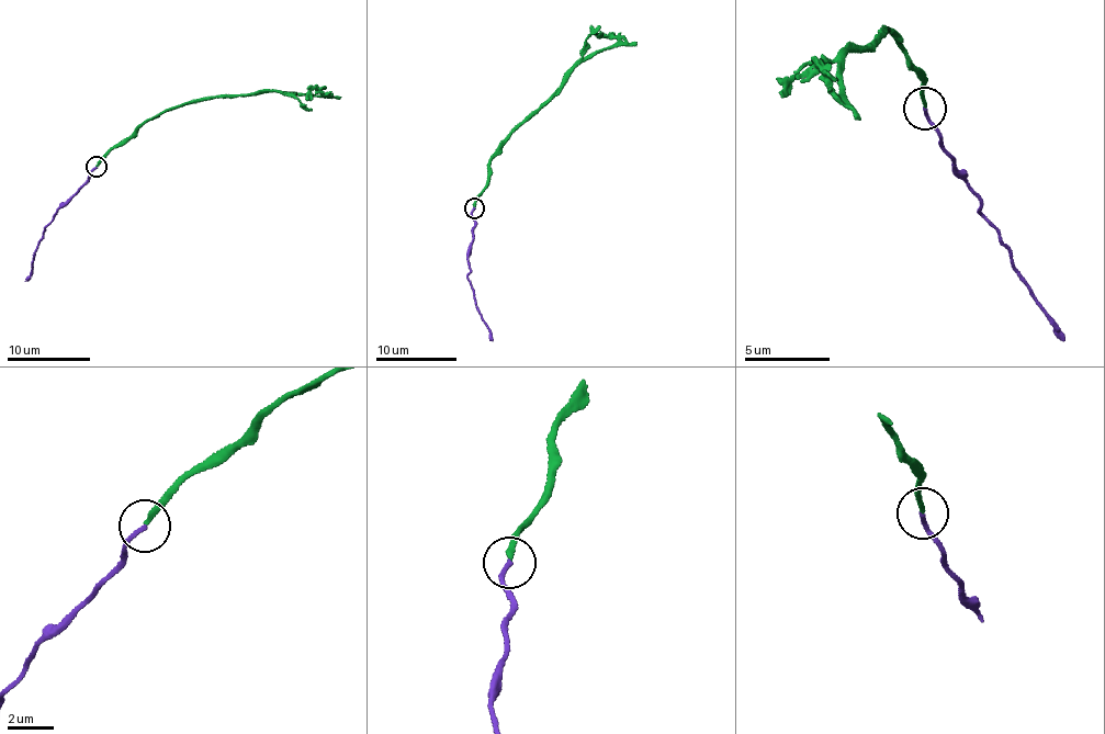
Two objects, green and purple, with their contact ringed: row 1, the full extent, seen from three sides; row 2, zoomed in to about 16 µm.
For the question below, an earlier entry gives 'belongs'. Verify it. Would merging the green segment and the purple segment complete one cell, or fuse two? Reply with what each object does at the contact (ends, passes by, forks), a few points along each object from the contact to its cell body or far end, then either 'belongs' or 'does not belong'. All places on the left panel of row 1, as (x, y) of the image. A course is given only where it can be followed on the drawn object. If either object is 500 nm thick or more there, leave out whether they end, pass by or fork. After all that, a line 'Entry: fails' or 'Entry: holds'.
green ends | purple ends | green via (96, 168), (113, 145), (148, 121), (191, 102), (272, 91), (322, 97), (314, 90), (307, 100) | purple via (96, 168), (86, 184), (46, 226), (35, 250), (30, 278), (24, 281) | does not belong
Entry: fails

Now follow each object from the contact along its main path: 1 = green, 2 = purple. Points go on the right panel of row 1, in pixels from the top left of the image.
1: (924, 109), (921, 94), (928, 77), (886, 29), (879, 47), (847, 52), (836, 96), (821, 69), (797, 77)
2: (924, 109), (962, 182), (981, 202), (980, 213), (1059, 337)

